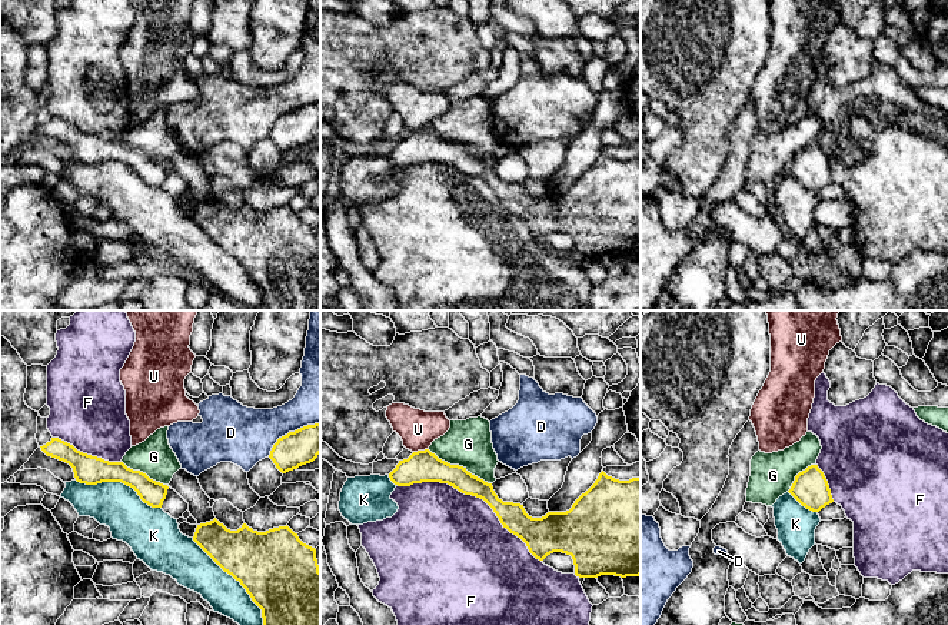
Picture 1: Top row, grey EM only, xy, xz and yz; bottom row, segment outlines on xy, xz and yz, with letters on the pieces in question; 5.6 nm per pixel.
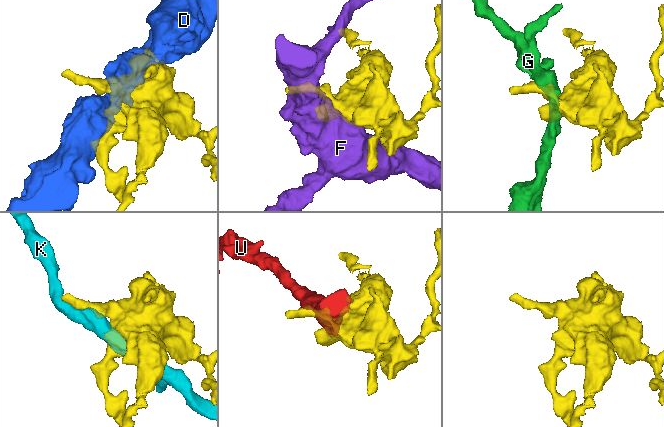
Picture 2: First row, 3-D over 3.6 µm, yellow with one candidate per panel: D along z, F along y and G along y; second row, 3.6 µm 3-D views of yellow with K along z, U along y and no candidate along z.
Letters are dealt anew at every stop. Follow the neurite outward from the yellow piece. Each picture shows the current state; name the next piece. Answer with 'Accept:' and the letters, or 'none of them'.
Accept: none of them

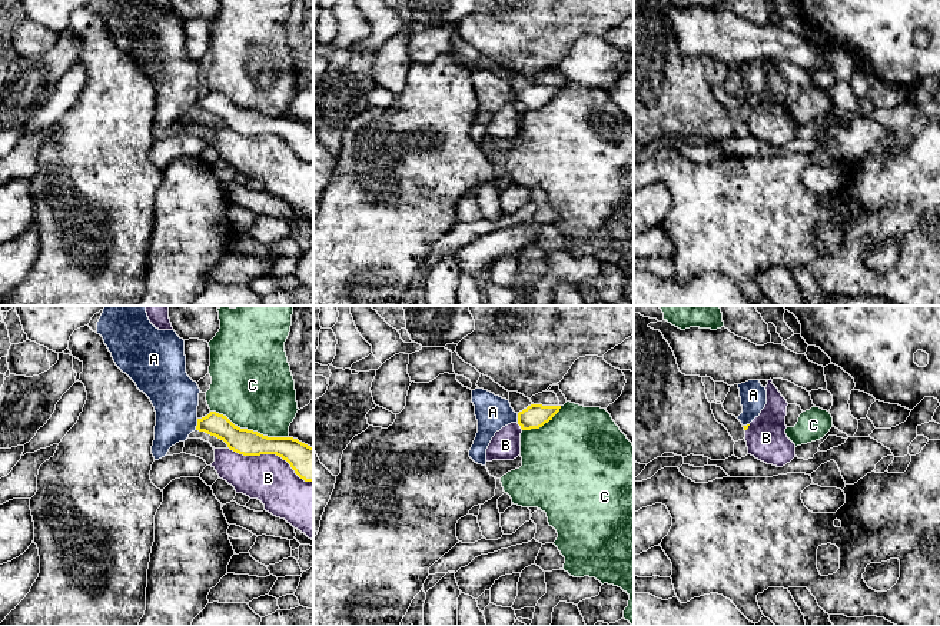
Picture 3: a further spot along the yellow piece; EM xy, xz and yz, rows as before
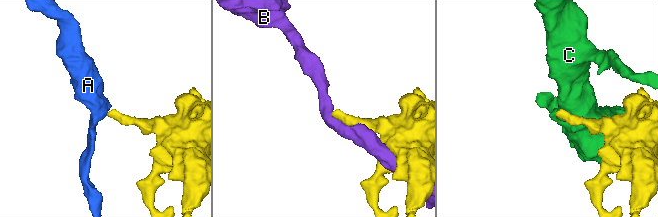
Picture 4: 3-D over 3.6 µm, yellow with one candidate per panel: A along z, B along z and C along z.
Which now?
Accept: none of them

